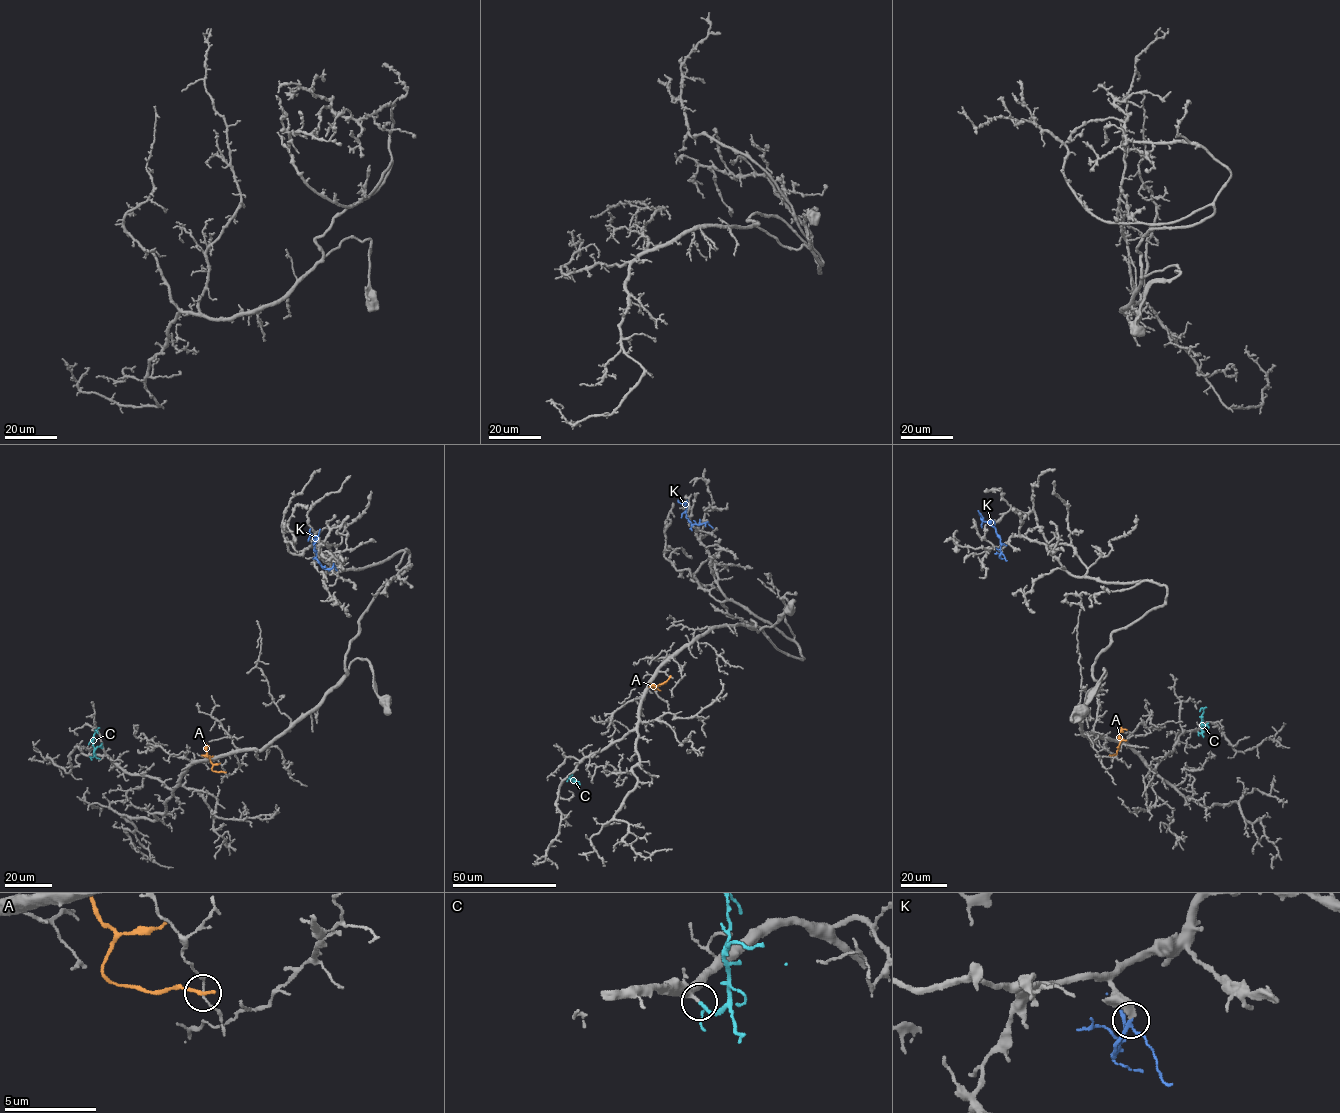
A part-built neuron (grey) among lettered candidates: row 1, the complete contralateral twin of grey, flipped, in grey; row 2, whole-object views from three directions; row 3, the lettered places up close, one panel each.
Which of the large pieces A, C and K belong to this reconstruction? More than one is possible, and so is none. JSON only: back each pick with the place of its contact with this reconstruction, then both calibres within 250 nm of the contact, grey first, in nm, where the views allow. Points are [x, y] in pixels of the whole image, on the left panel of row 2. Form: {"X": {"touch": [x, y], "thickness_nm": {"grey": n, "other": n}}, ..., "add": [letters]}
{"C": {"touch": [90, 756], "thickness_nm": {"grey": 240, "other": 140}}, "add": ["C"]}

